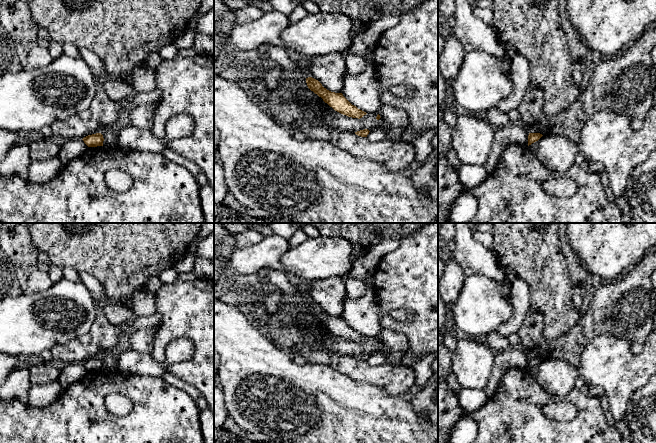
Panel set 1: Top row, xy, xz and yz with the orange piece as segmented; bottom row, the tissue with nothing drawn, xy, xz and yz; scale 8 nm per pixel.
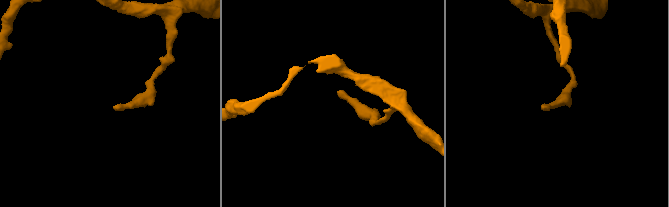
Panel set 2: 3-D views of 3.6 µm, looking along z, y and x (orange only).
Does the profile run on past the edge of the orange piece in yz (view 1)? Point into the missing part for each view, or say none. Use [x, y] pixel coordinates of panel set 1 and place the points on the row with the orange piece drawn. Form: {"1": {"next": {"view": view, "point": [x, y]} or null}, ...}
{"1": {"next": null}}

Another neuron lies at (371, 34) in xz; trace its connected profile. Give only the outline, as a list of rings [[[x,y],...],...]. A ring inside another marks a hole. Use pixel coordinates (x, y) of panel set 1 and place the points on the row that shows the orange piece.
[[[386,15],[374,22],[370,22],[363,31],[363,40],[367,46],[375,46],[380,36],[398,23],[399,17],[396,15]]]

